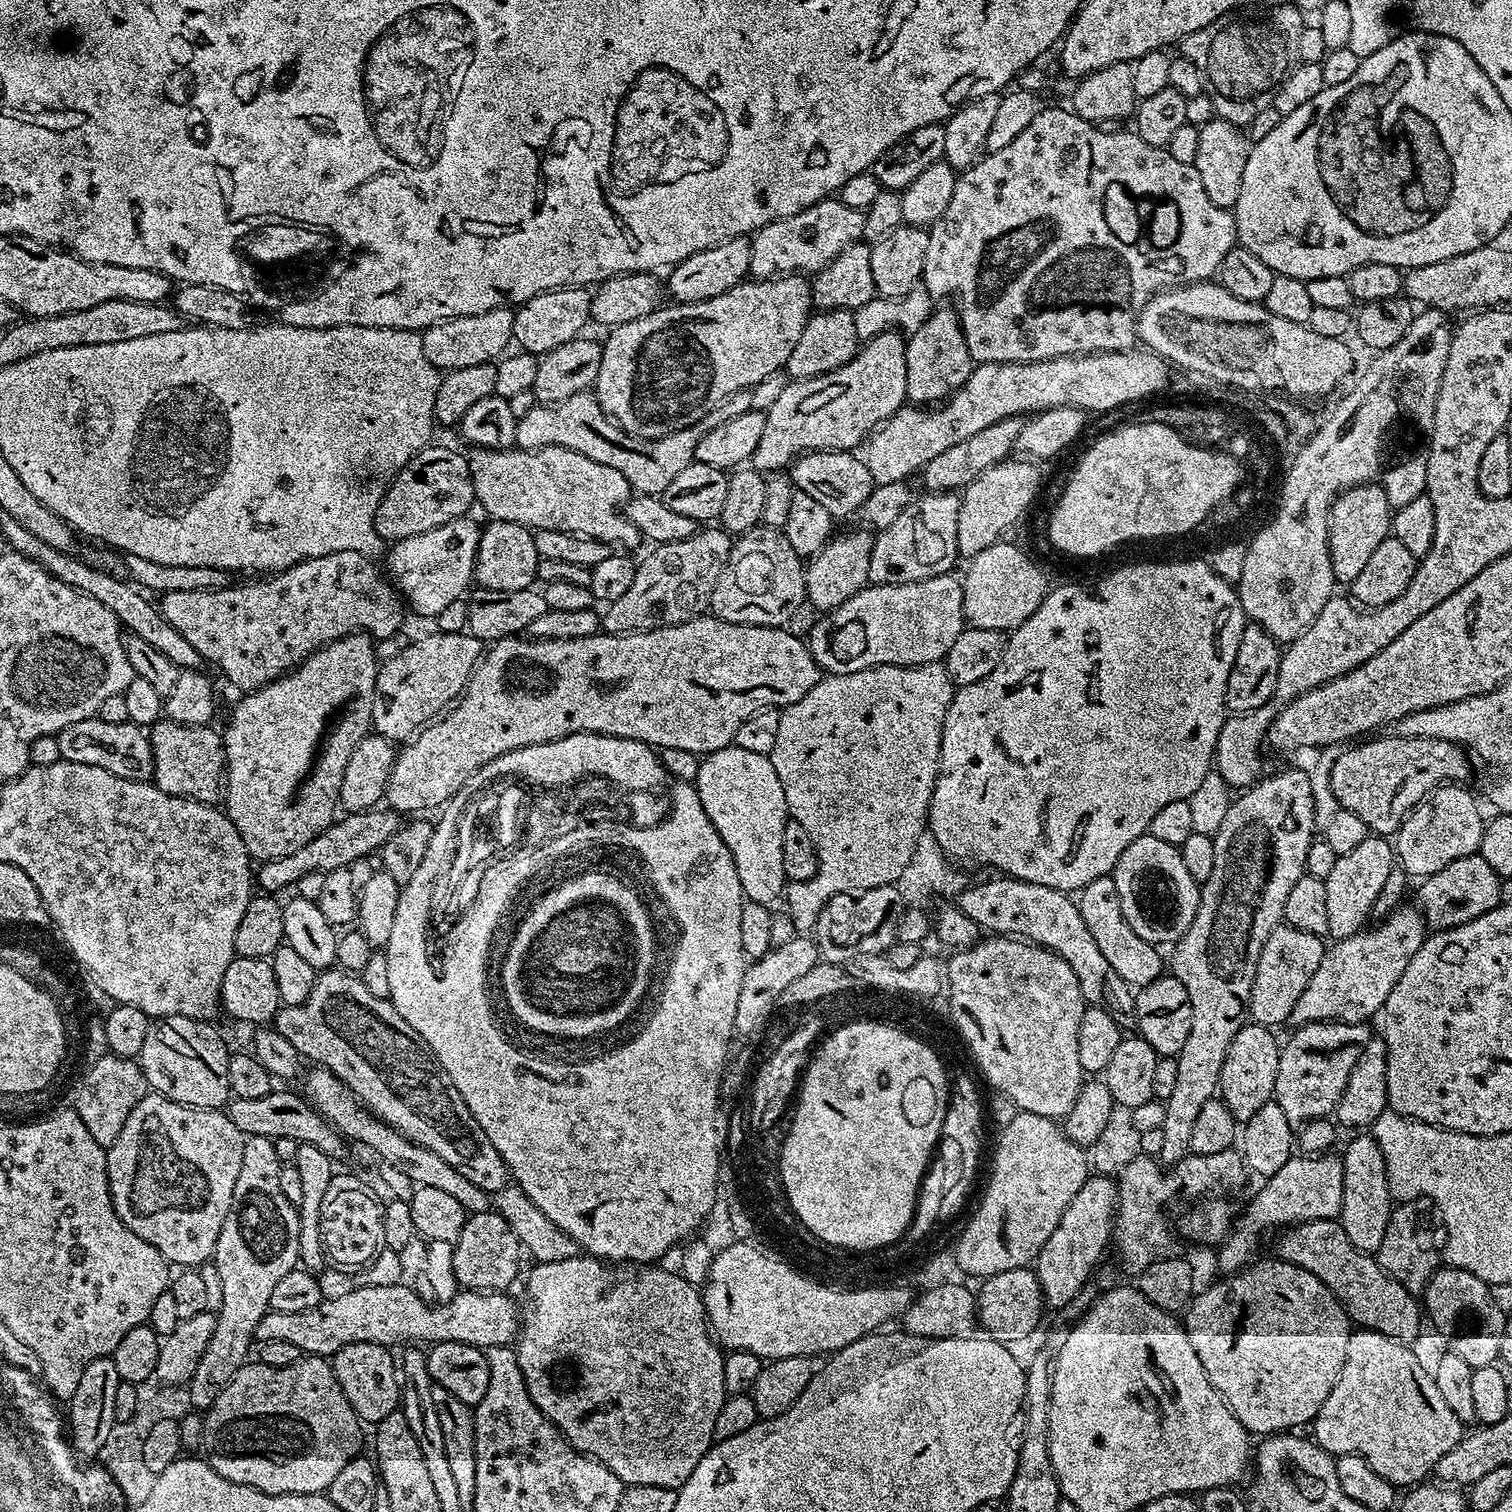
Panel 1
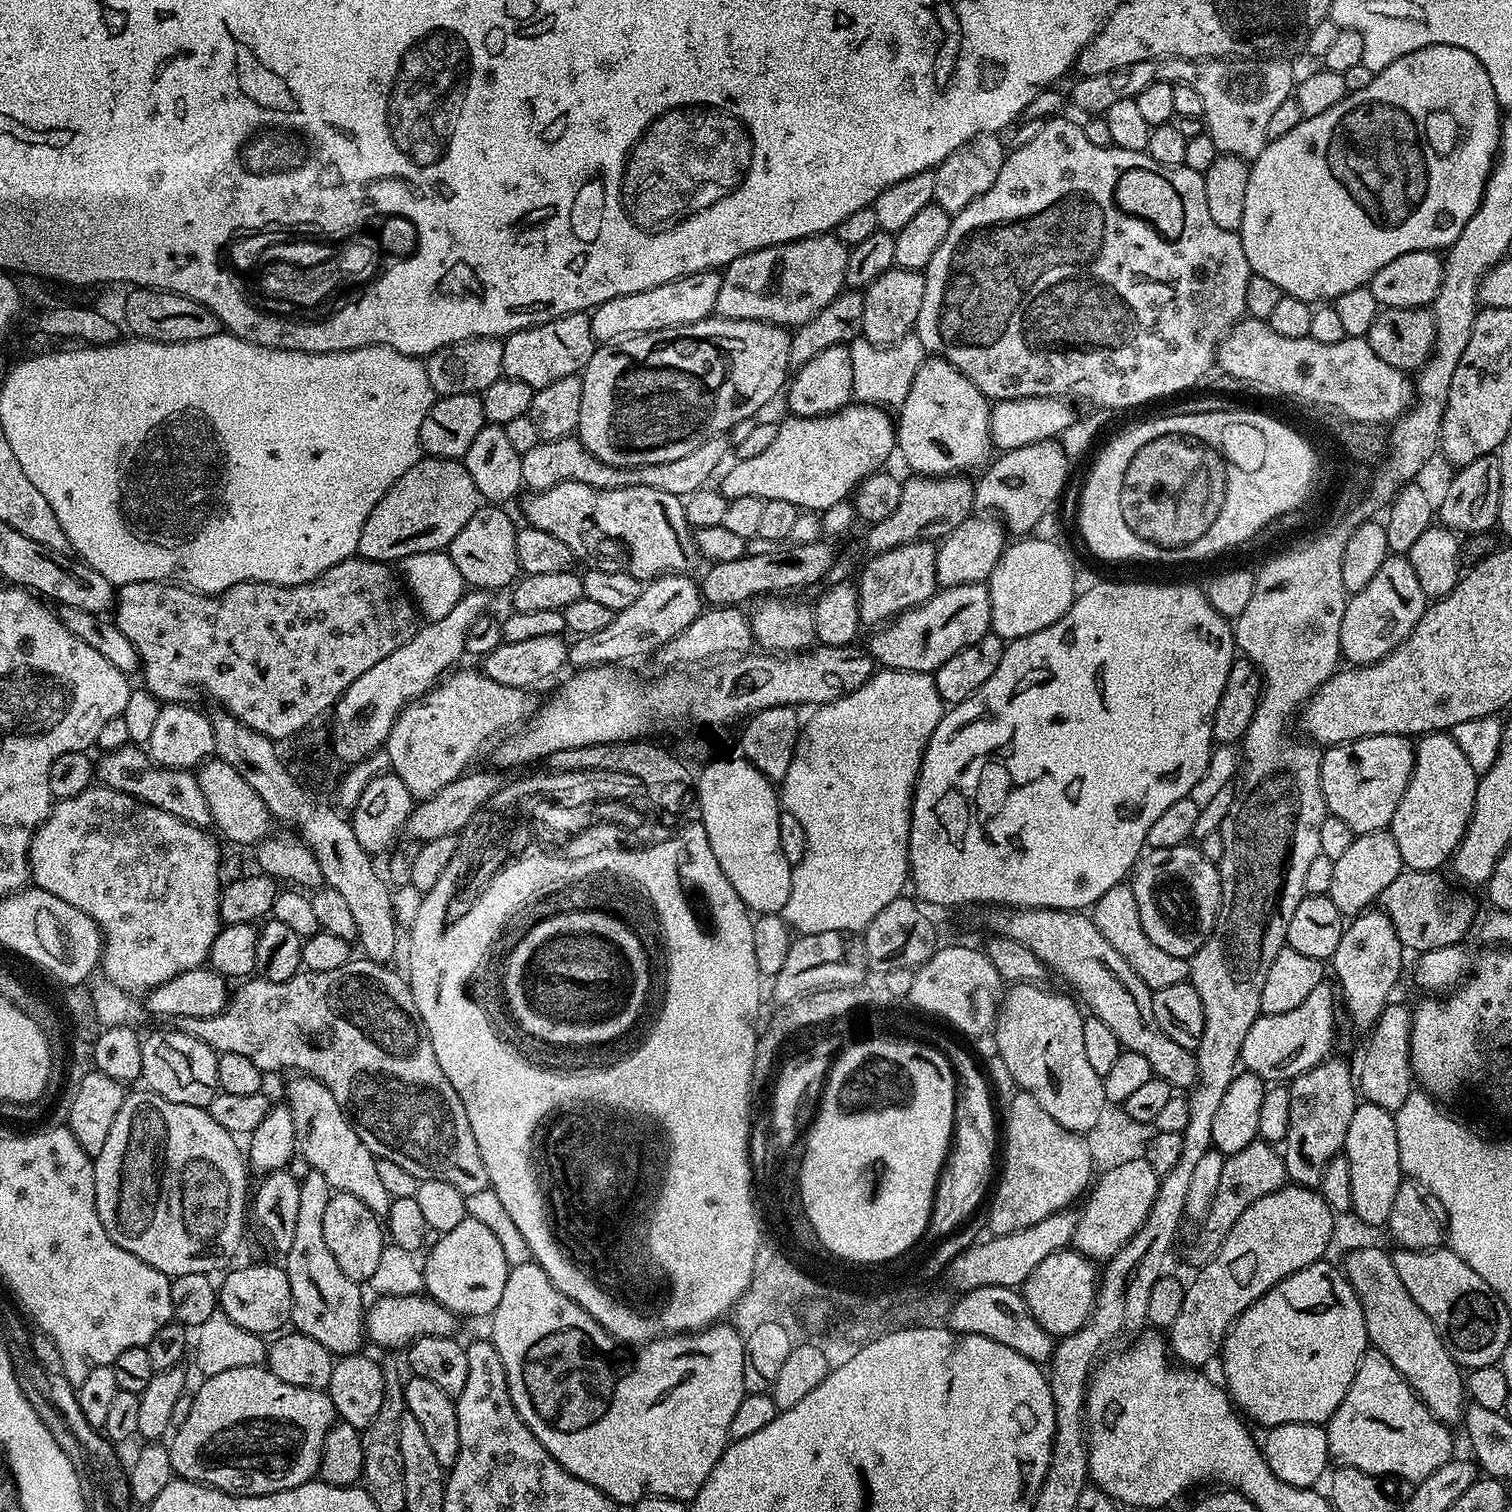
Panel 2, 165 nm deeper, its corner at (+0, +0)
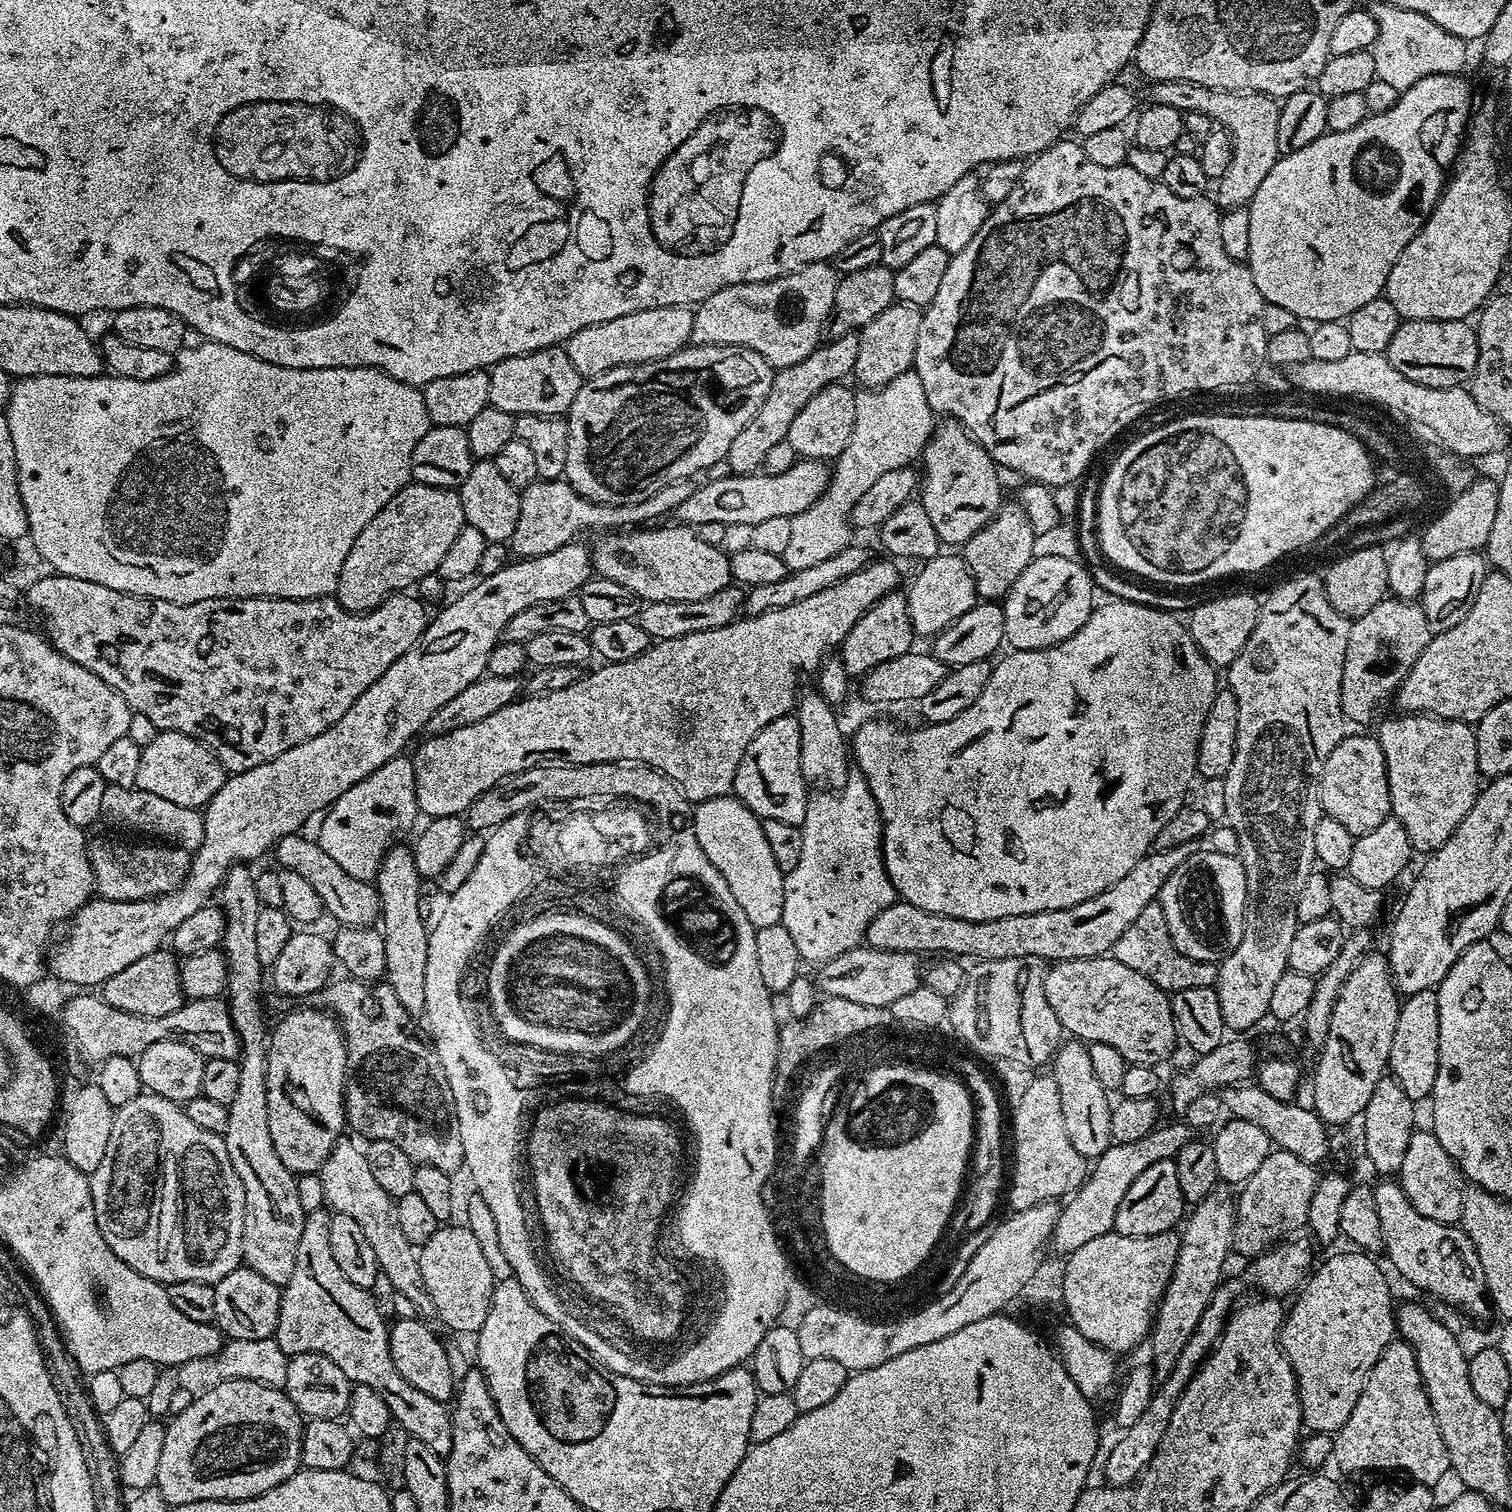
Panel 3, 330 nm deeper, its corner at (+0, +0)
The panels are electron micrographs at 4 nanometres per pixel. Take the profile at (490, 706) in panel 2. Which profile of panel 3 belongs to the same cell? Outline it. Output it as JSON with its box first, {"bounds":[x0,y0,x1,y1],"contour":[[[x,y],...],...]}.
{"bounds":[410,559,900,818],"contour":[[[873,559],[865,568],[860,568],[846,578],[826,586],[826,590],[822,590],[818,594],[810,594],[810,598],[802,598],[802,602],[794,602],[794,606],[782,606],[778,610],[770,610],[766,614],[758,614],[757,616],[744,616],[731,620],[726,626],[718,626],[678,638],[657,640],[642,654],[638,654],[638,658],[630,658],[626,662],[614,662],[613,664],[601,663],[599,665],[601,668],[594,669],[589,676],[588,673],[581,675],[580,680],[574,682],[574,686],[566,686],[566,690],[554,690],[550,694],[538,694],[537,696],[525,695],[523,698],[513,700],[511,704],[502,706],[502,710],[494,710],[494,714],[490,714],[490,718],[482,718],[482,722],[474,722],[470,726],[462,726],[458,730],[443,732],[440,736],[428,736],[421,739],[419,741],[419,743],[421,742],[420,749],[416,753],[412,752],[410,756],[414,768],[414,786],[416,787],[419,811],[428,818],[460,816],[467,813],[474,798],[478,798],[486,790],[490,790],[490,786],[494,786],[500,780],[505,780],[507,776],[513,776],[522,770],[533,768],[545,762],[593,764],[594,762],[618,760],[648,764],[669,776],[671,780],[675,780],[676,785],[684,791],[684,799],[689,802],[699,802],[729,795],[732,792],[734,774],[738,774],[738,762],[742,762],[742,754],[746,754],[746,746],[750,746],[754,734],[758,734],[758,730],[762,730],[762,726],[774,722],[774,718],[787,716],[795,709],[798,689],[801,687],[801,685],[799,686],[800,667],[804,664],[806,671],[810,674],[815,673],[821,661],[829,655],[828,648],[835,649],[842,643],[846,634],[850,634],[850,626],[854,626],[854,622],[858,622],[858,618],[862,618],[864,611],[872,606],[878,598],[897,589],[899,584],[896,583],[900,580],[900,572],[891,564],[893,561],[888,560]]]}

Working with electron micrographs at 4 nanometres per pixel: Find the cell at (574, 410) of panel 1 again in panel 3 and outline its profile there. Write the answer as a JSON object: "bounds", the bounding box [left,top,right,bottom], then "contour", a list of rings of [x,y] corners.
{"bounds":[510,479,698,558],"contour":[[[537,479],[533,484],[527,484],[520,492],[520,509],[518,510],[518,526],[514,530],[510,541],[510,548],[517,557],[527,558],[530,556],[541,556],[550,554],[550,550],[558,550],[558,546],[566,546],[577,539],[579,532],[584,532],[587,528],[602,528],[606,524],[612,524],[617,520],[617,525],[632,526],[645,516],[645,521],[656,522],[669,512],[675,513],[676,508],[694,494],[698,487],[695,479],[675,480],[650,494],[642,503],[638,504],[618,504],[615,506],[605,506],[595,504],[592,500],[587,500],[585,496],[569,486],[567,480]]]}

